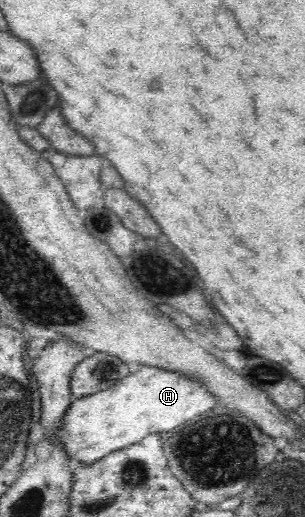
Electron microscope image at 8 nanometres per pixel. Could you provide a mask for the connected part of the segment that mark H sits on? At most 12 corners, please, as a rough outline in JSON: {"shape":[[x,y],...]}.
{"shape":[[139,364],[73,400],[73,464],[217,407],[197,375]]}

